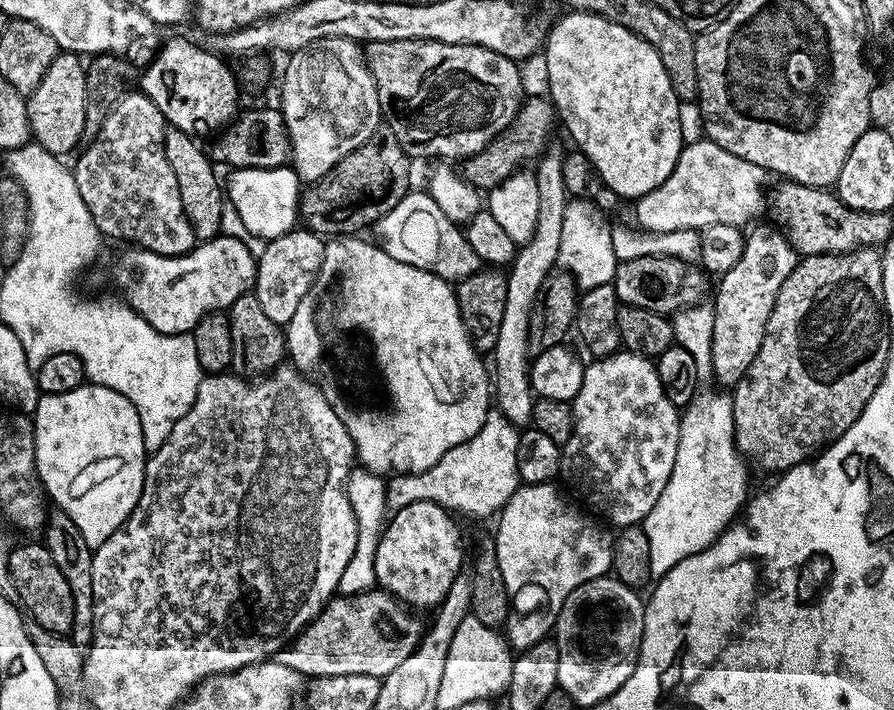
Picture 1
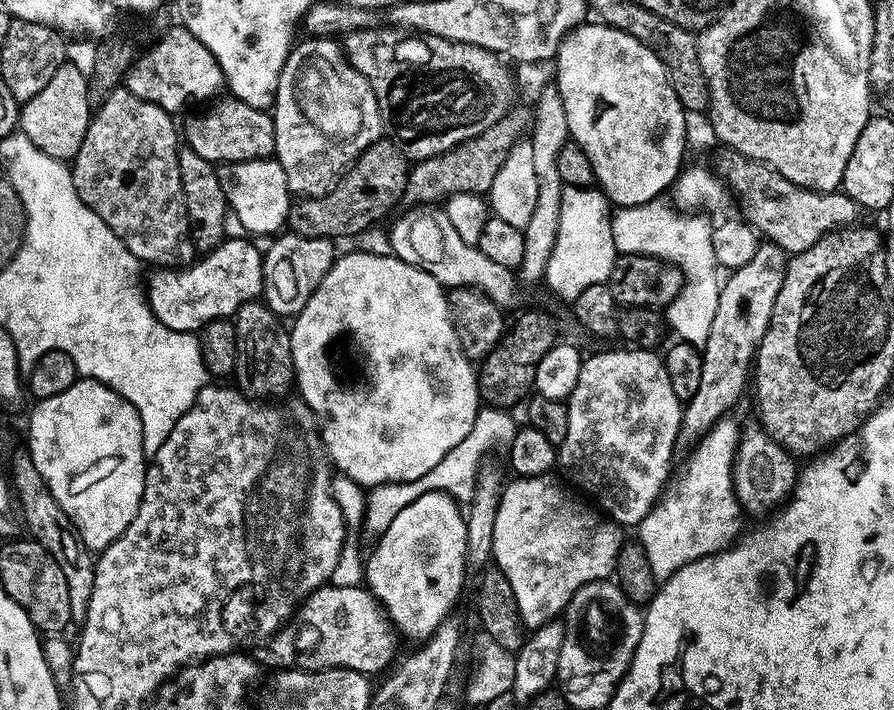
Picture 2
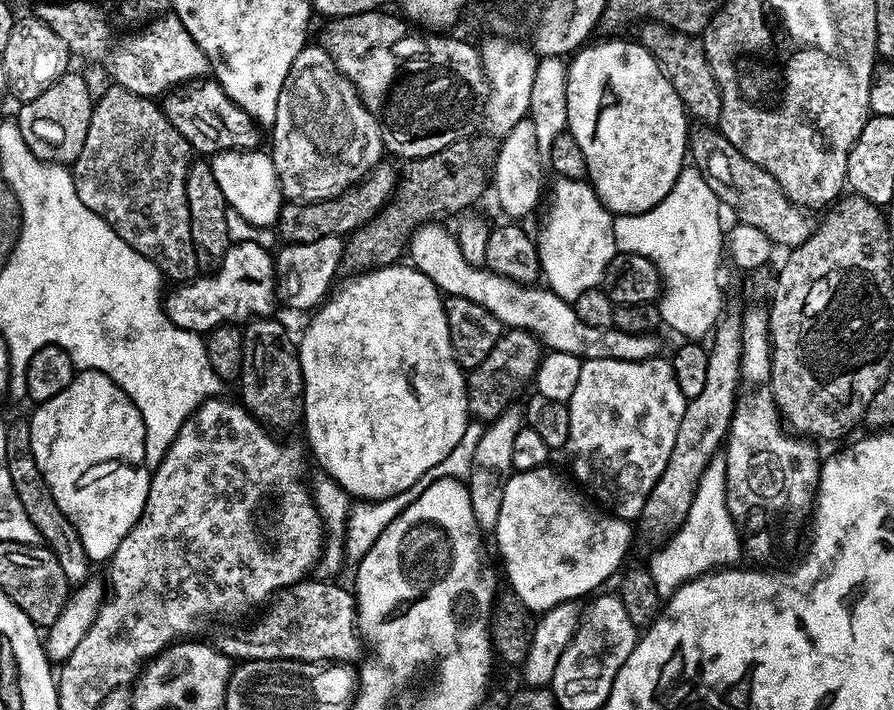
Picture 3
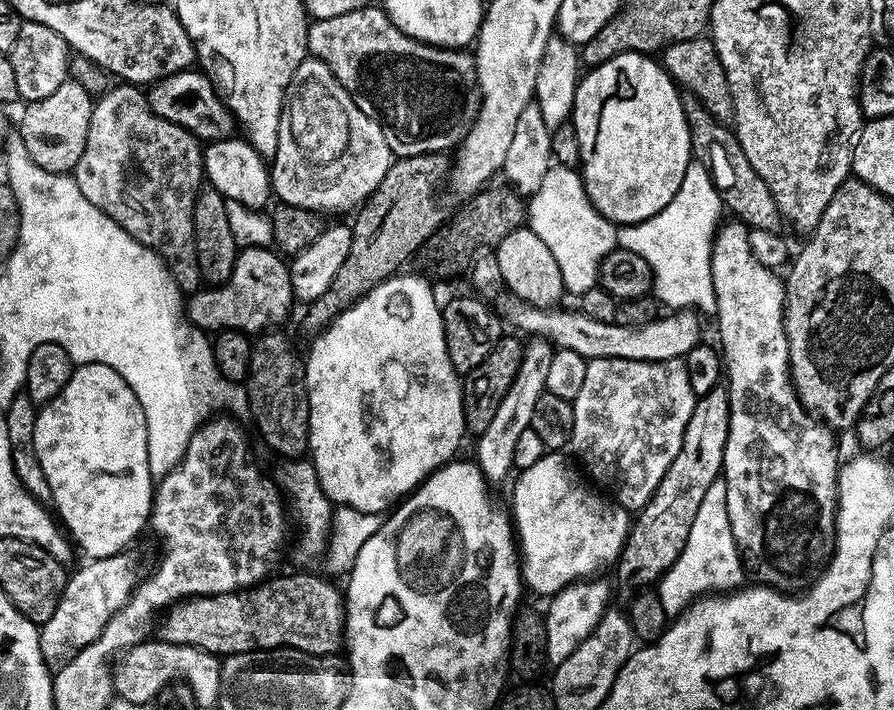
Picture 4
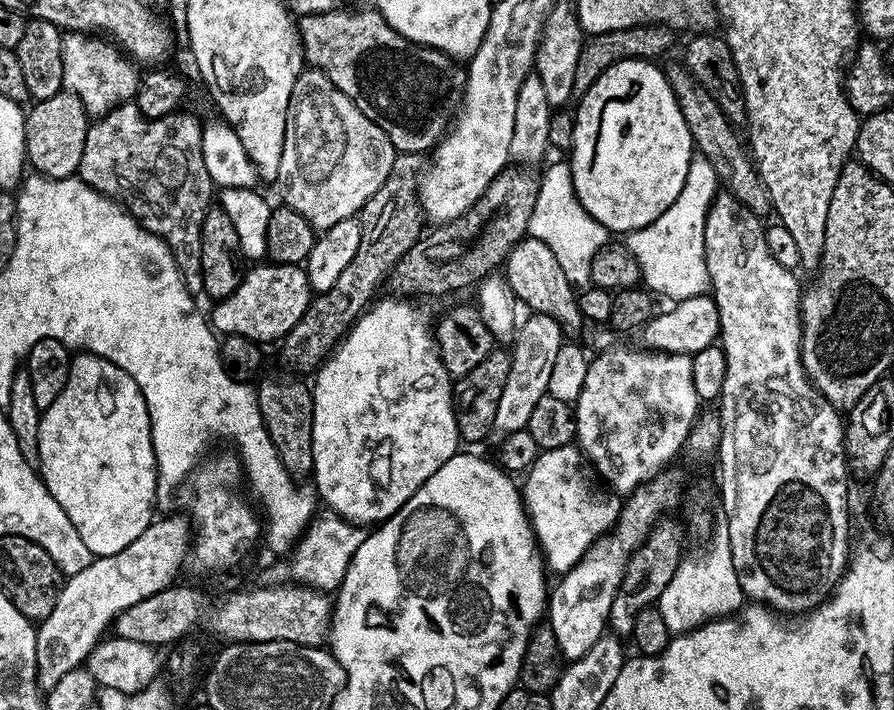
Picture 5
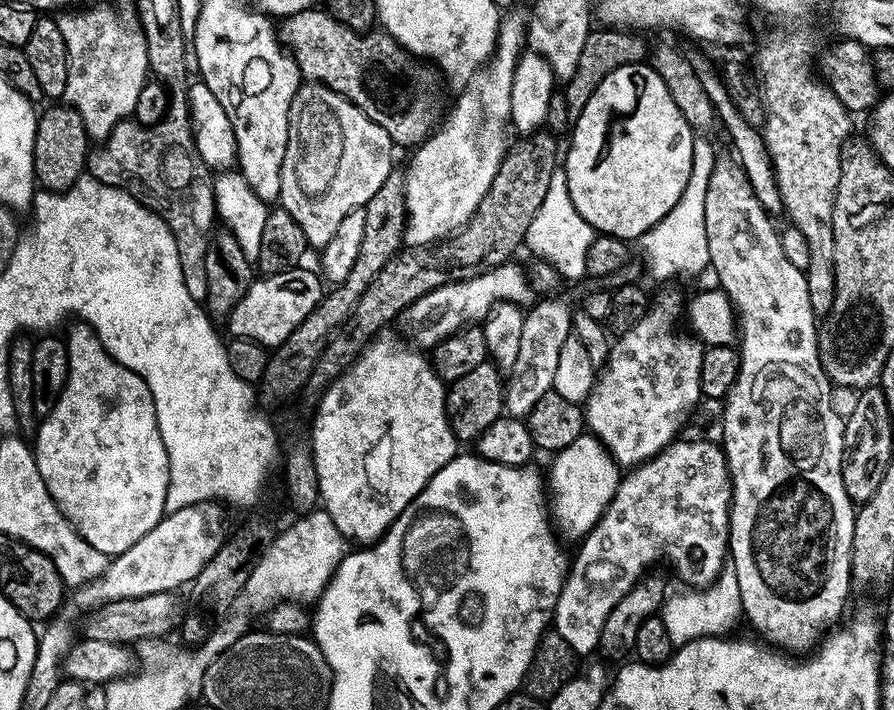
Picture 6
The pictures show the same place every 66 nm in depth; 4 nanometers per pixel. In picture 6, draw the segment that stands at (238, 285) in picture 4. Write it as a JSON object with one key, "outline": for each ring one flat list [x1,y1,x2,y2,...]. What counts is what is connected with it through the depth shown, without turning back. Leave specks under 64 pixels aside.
{"outline":[[301,266,273,276,261,275,253,279,246,294,242,294,238,306,234,306,232,313,226,317,231,335,253,340,269,350,274,350,282,342,286,342,286,338,290,338,290,334,298,330,302,318,306,318,306,314,310,314,310,310,318,306,321,296,325,295,326,288,321,277,313,272,307,266]]}

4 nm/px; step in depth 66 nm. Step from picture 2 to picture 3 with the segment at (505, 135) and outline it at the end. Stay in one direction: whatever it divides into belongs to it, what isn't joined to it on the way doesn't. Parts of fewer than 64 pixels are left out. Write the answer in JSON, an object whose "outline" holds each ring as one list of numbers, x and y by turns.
{"outline":[[477,134,467,140,459,140,438,154,411,161,399,177,396,192,384,209,370,223,351,233,344,245,343,271,359,274,395,265,399,261,396,259,405,255,409,240,419,226,440,222,445,219,443,216,455,217,471,209,471,204,479,202,484,187,489,187,490,172,484,169,484,164,491,165,497,151,496,140,487,140,484,134]]}

